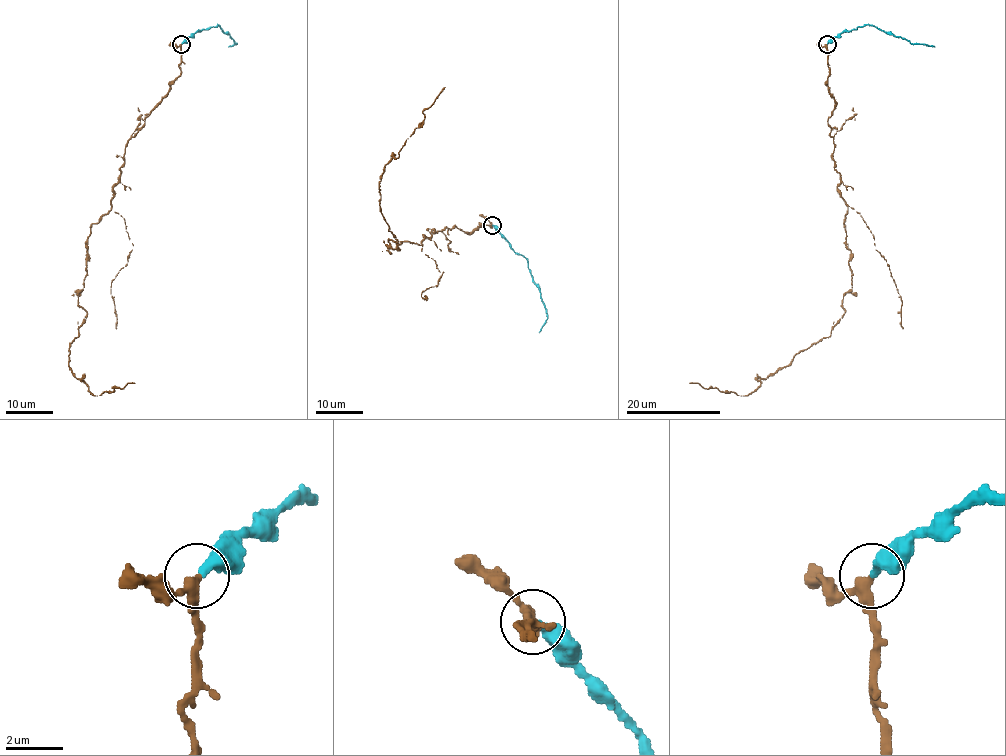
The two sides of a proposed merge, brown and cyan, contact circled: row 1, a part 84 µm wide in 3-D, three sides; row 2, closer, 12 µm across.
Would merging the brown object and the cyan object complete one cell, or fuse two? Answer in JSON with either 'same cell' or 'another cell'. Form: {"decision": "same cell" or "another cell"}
{"decision": "another cell"}

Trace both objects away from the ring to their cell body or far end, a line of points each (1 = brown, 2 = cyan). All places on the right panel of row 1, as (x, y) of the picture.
1: (827, 44), (835, 109), (828, 124), (848, 209), (851, 289), (842, 318), (745, 396), (689, 383)
2: (828, 44), (841, 32), (871, 25), (913, 44), (935, 46)

